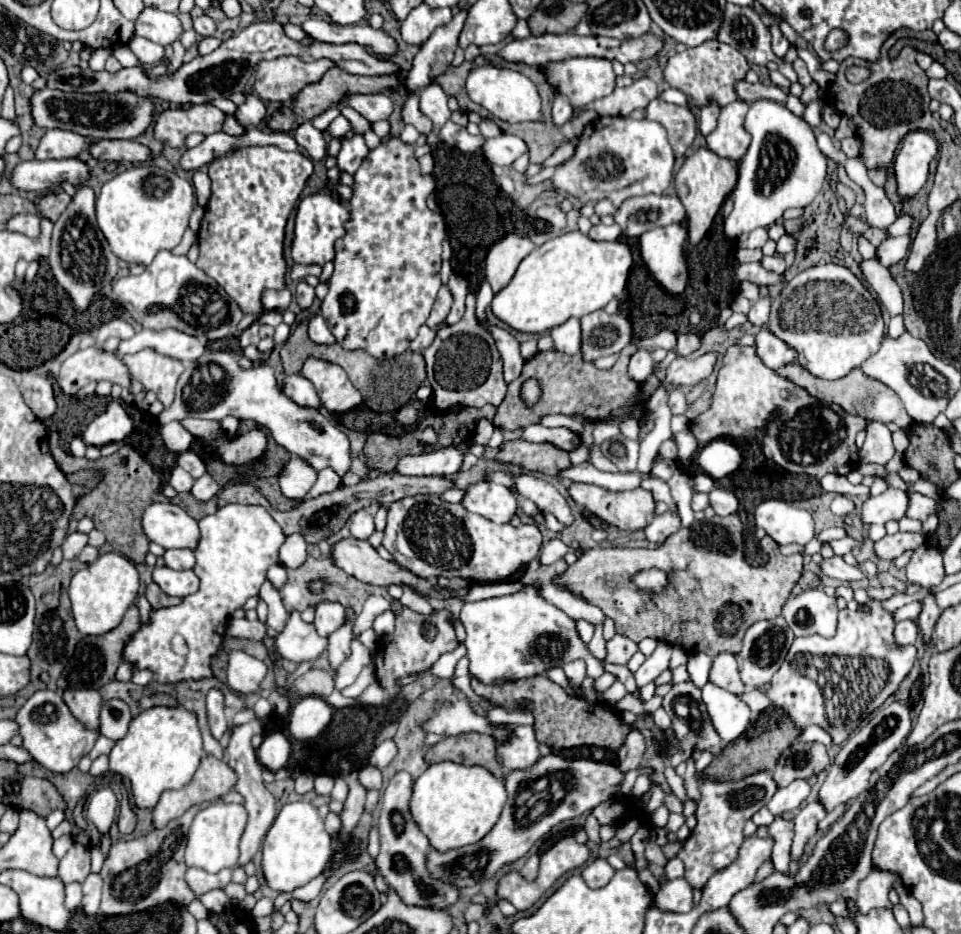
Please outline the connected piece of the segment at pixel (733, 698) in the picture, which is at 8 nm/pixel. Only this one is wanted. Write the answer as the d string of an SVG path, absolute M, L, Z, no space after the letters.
M708 682L702 688L702 700L708 706L708 714L712 718L712 724L718 732L718 736L730 744L738 736L742 736L750 726L750 708L746 702L742 702L740 696L730 694L728 690L722 690Z

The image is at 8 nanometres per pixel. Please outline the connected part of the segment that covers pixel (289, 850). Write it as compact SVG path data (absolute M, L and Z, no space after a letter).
M292 802L282 806L262 846L262 870L266 884L276 892L290 892L306 886L312 878L322 874L330 858L330 836L324 830L324 820L310 802Z

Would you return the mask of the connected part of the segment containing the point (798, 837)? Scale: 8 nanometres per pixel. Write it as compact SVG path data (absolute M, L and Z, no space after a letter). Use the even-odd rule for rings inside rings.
M810 802L806 804L794 818L794 840L790 846L790 860L800 862L804 854L804 846L808 844L810 838L816 836L818 832L818 822L826 816L824 808L820 802Z

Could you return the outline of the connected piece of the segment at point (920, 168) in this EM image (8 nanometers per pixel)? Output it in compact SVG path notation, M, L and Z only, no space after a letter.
M924 130L906 134L900 150L894 156L894 176L898 194L902 198L914 198L926 184L930 162L938 152L936 138Z

